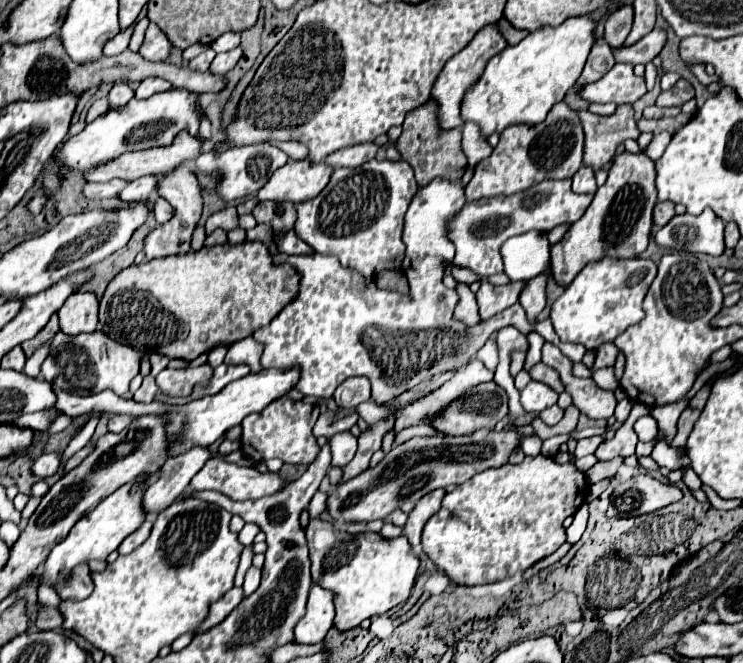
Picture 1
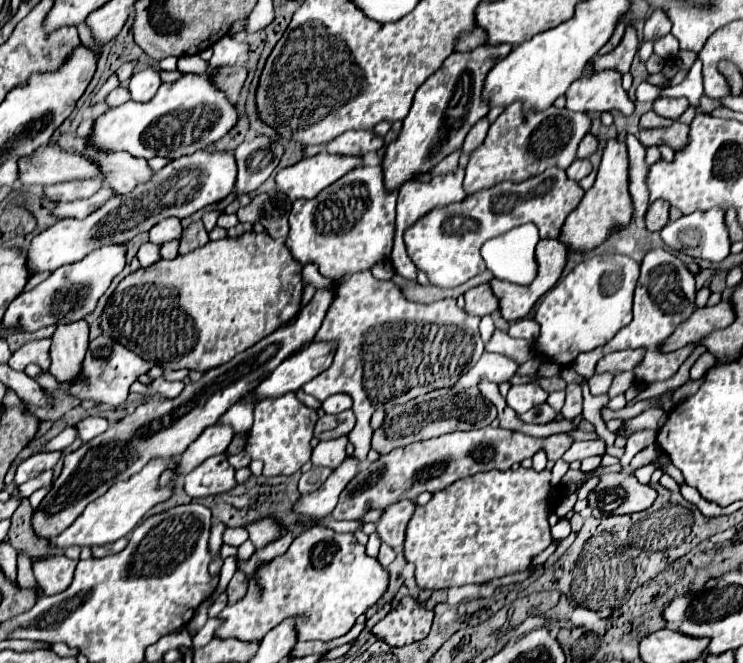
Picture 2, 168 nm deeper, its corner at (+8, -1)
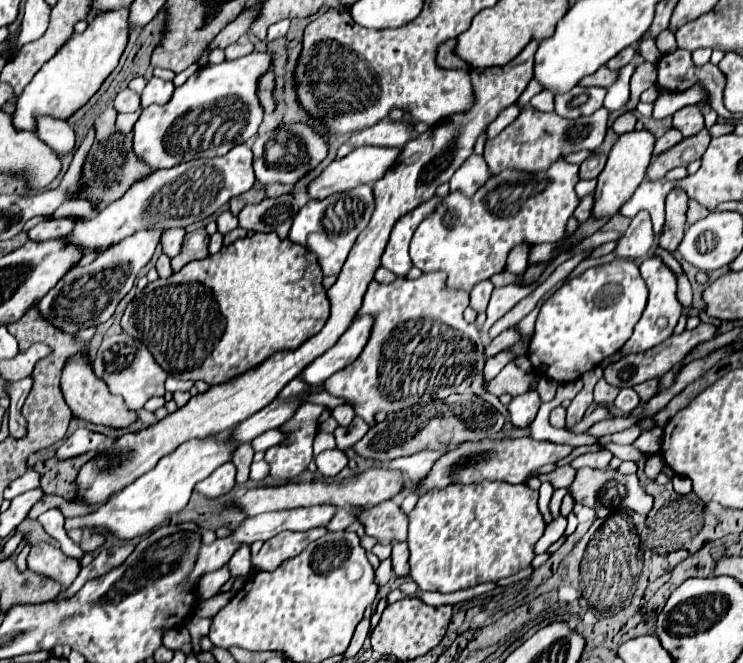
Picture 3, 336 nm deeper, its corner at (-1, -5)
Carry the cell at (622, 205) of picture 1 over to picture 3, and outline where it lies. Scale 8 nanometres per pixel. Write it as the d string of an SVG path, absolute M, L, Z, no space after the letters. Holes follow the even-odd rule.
M647 129L619 135L615 145L611 147L607 165L599 175L599 183L597 183L597 189L595 189L595 207L593 207L595 217L605 217L605 215L619 213L621 205L633 195L633 191L641 185L641 181L645 177L647 165L651 161L653 145L655 145L655 137Z

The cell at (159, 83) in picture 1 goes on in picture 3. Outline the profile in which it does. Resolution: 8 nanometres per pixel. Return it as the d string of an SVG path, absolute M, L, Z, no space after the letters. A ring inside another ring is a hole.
M153 77L149 83L147 83L147 87L145 87L145 91L143 91L143 95L141 95L141 107L149 107L149 105L165 105L169 99L171 99L171 95L173 95L173 83L171 81L163 81L163 79L157 79L157 77Z

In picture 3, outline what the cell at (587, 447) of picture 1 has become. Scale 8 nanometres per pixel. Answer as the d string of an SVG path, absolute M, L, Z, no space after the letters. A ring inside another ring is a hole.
M599 449L599 451L591 451L591 453L585 453L577 459L571 461L571 467L573 469L581 469L581 467L593 467L593 469L605 469L611 461L613 453L609 449Z

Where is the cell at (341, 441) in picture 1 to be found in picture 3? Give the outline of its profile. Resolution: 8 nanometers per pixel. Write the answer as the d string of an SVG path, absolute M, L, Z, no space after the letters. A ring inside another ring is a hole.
M331 449L331 451L323 451L321 455L317 455L315 463L317 463L317 473L321 477L335 477L347 467L347 457L339 449Z

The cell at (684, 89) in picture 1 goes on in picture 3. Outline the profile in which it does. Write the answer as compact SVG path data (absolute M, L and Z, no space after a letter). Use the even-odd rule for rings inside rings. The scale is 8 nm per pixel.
M691 105L691 107L683 107L681 111L677 111L673 115L673 127L679 129L683 133L683 137L697 135L705 127L703 115L701 115L699 107L697 105Z

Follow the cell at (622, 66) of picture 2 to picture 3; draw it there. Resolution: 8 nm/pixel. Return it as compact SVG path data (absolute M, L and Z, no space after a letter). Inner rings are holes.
M601 67L599 71L595 71L593 75L589 75L589 77L585 77L579 85L581 87L609 87L609 85L613 85L613 81L617 79L617 71L609 71L609 69L605 69L605 67Z

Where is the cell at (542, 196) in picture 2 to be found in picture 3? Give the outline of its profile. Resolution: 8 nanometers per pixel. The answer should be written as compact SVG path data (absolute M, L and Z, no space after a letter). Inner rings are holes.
M559 159L547 171L537 171L537 173L501 171L499 175L491 175L487 183L473 197L465 197L459 191L449 193L441 203L437 203L435 211L419 223L411 239L409 255L413 267L421 269L423 273L445 271L449 277L447 279L449 287L471 291L475 283L489 279L491 275L501 273L505 269L507 251L511 251L515 243L537 245L537 243L553 243L563 237L567 219L579 205L579 197L575 195L577 181L579 181L579 165Z

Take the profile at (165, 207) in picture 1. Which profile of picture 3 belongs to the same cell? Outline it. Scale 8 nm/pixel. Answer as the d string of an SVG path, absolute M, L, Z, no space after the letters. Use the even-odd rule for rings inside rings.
M175 229L175 231L165 231L161 237L161 247L163 253L169 255L171 259L181 253L181 245L185 239L185 229Z

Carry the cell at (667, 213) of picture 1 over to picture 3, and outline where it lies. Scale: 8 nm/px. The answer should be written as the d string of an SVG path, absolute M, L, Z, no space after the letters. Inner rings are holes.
M675 189L667 195L667 221L665 231L657 239L659 245L667 251L677 251L679 239L683 239L685 231L685 213L687 213L687 193L683 189Z

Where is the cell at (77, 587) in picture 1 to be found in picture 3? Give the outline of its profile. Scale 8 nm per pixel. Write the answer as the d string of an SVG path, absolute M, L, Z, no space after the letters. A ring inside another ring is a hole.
M37 543L31 547L31 553L27 557L27 569L51 577L61 583L63 589L67 589L79 575L81 565L75 559L63 555L61 549L49 543Z

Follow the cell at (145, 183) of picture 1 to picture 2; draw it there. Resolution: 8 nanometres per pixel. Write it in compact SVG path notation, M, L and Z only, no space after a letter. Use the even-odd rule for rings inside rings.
M102 187L96 195L88 197L88 199L80 199L80 201L72 201L72 203L58 203L58 207L54 209L56 217L76 217L82 219L86 215L90 215L92 211L96 211L98 207L102 207L106 203L106 199L112 199L114 195L118 195L112 187Z

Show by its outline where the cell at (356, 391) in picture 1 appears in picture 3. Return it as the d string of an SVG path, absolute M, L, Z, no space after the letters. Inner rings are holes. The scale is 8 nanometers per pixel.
M341 405L341 407L333 409L333 417L337 419L339 425L349 425L353 421L353 417L355 417L355 411L353 411L351 405Z

